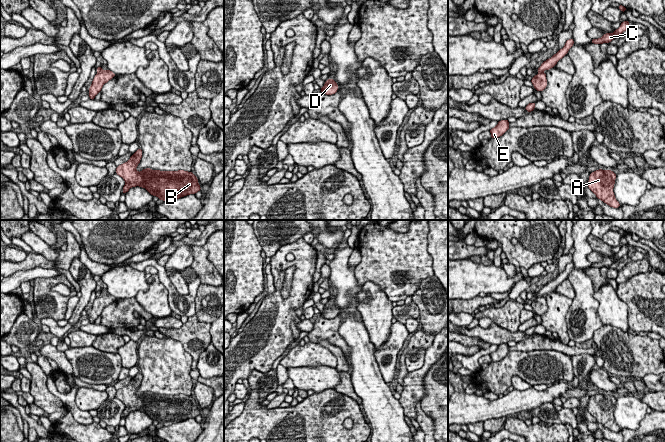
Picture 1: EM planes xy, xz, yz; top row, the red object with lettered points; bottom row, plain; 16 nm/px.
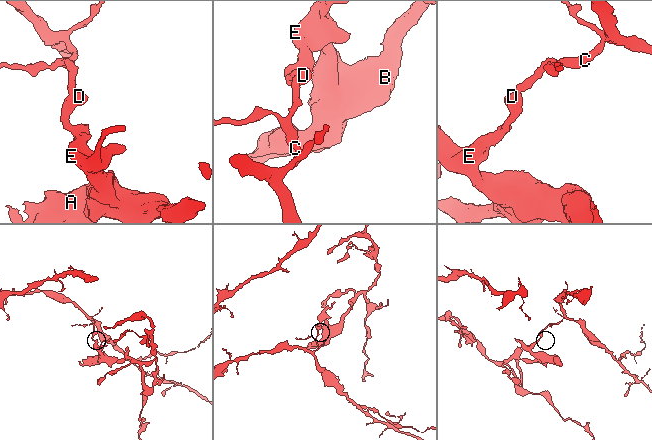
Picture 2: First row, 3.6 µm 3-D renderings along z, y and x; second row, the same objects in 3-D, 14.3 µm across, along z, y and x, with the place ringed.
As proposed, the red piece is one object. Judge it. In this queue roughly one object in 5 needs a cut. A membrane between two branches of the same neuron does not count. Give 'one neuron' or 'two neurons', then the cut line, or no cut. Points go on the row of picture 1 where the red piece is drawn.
two neurons; cut yz (542, 71), (539, 73)

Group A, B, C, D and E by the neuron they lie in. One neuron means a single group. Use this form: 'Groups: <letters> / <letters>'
Groups: A B D E / C

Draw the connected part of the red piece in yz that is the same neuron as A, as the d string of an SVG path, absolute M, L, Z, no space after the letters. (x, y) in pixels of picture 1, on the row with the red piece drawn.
M596 170L590 173L588 187L598 199L613 208L619 208L620 203L613 192L616 174L612 170Z

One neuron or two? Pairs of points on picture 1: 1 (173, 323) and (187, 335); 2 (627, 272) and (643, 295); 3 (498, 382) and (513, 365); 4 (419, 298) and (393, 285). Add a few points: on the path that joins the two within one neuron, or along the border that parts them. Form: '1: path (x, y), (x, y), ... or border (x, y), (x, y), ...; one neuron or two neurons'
1: border (183, 324), (175, 328), (158, 328); two neurons
2: border (648, 271), (634, 274), (618, 284); two neurons
3: path (500, 378), (509, 369); one neuron
4: border (427, 276), (421, 281), (412, 296); two neurons

